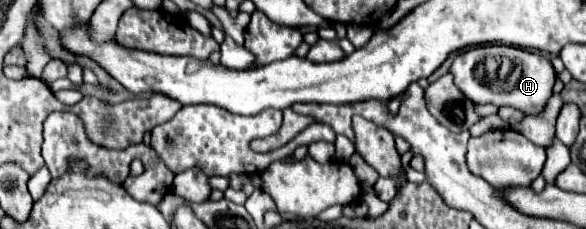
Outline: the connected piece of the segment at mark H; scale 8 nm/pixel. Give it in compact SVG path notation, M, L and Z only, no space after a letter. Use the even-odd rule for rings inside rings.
M484 45L484 47L468 49L454 59L450 73L454 75L456 87L468 99L472 99L472 103L490 103L496 107L510 105L514 109L524 111L526 115L540 115L544 111L544 107L552 95L552 87L554 87L554 79L556 79L556 71L546 57L520 49L520 47L512 47L512 45ZM490 57L498 63L500 61L510 63L510 73L506 77L506 83L502 83L502 79L500 79L500 67L494 77L488 75L486 61Z

